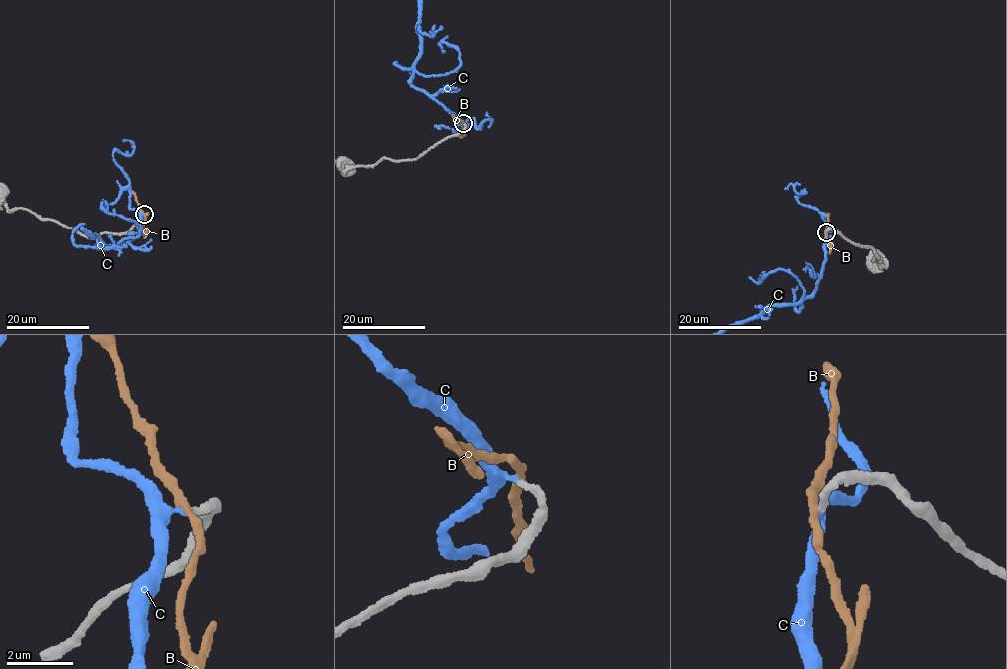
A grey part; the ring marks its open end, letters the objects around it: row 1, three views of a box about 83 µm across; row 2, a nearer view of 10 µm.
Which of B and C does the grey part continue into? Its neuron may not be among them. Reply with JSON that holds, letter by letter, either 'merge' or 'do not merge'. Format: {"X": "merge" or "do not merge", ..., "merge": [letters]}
{"B": "do not merge", "C": "merge", "merge": ["C"]}

